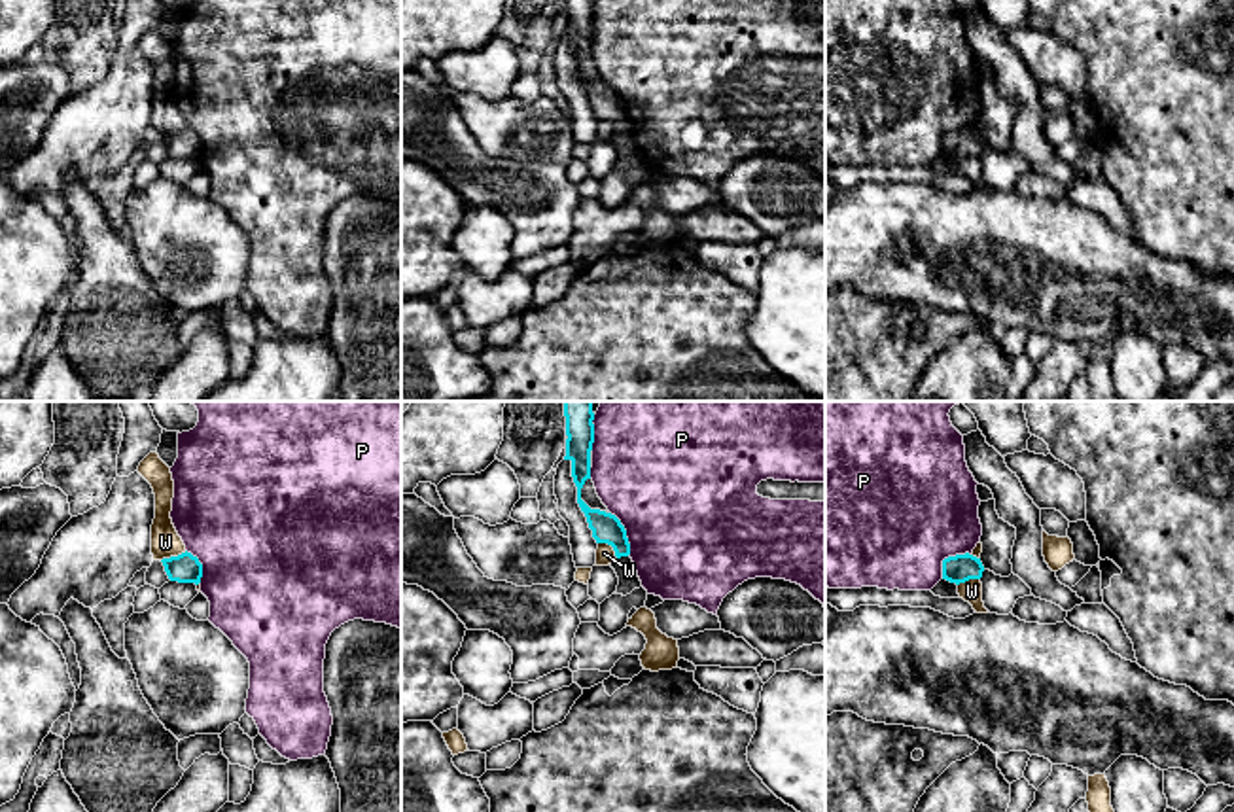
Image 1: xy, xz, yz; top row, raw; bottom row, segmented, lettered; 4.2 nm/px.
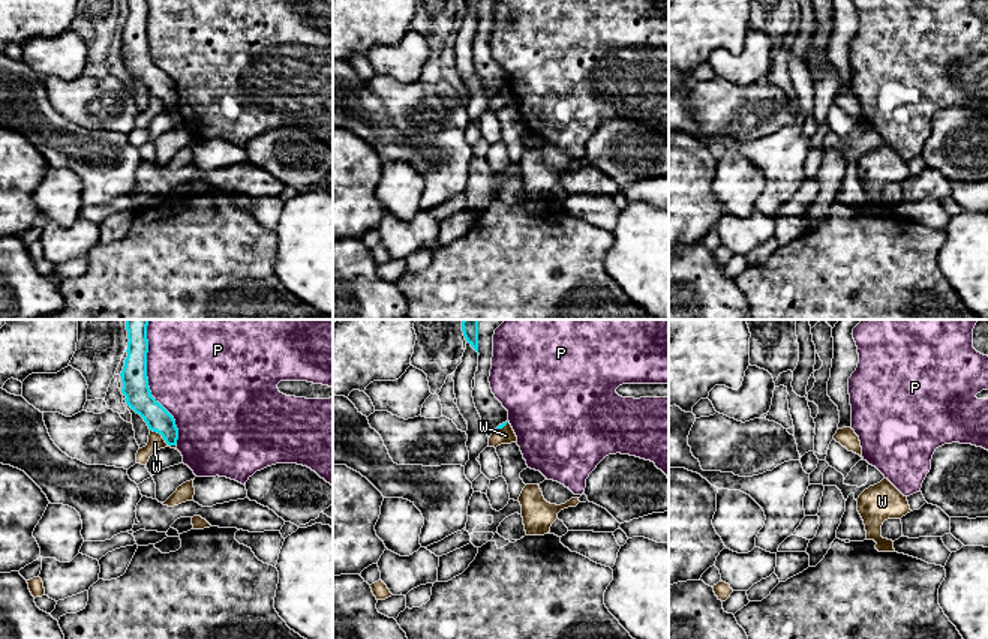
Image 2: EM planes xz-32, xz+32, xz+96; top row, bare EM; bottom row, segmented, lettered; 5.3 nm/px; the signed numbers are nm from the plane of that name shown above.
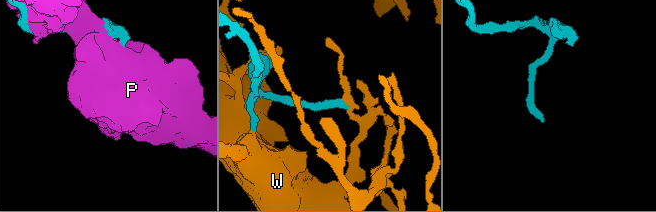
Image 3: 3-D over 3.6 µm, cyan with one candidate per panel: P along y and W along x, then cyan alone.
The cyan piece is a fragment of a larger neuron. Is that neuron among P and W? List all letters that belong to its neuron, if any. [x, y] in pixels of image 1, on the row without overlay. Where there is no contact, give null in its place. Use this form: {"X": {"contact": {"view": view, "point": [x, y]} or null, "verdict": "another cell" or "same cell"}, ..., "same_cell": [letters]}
{"P": {"contact": {"view": "xz", "point": [625, 110]}, "verdict": "another cell"}, "W": {"contact": {"view": "xy", "point": [173, 133]}, "verdict": "same cell"}, "same_cell": ["W"]}

